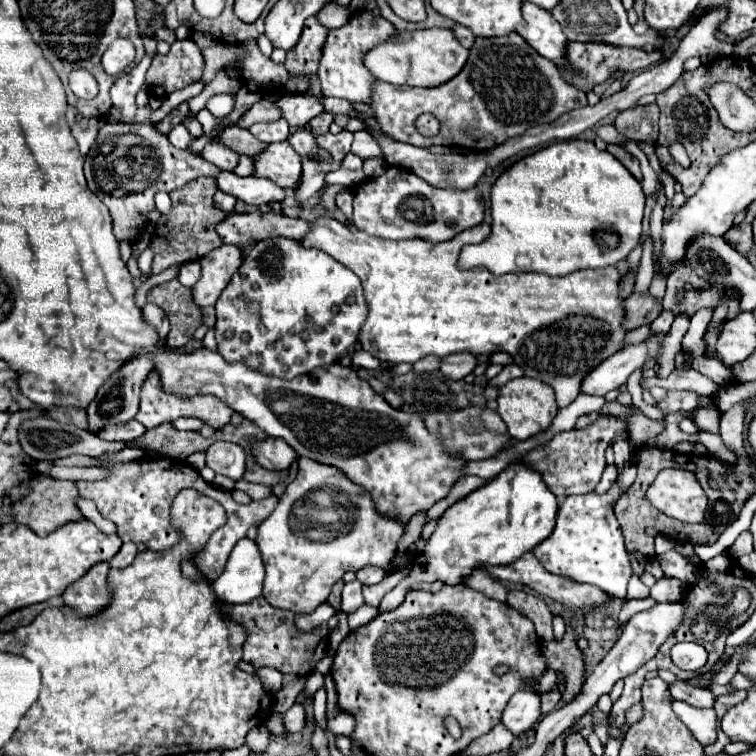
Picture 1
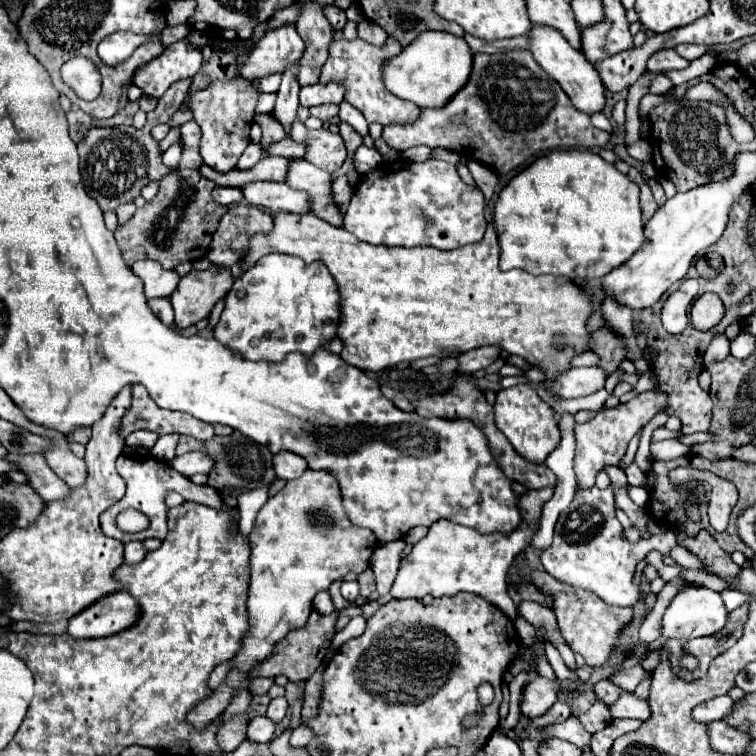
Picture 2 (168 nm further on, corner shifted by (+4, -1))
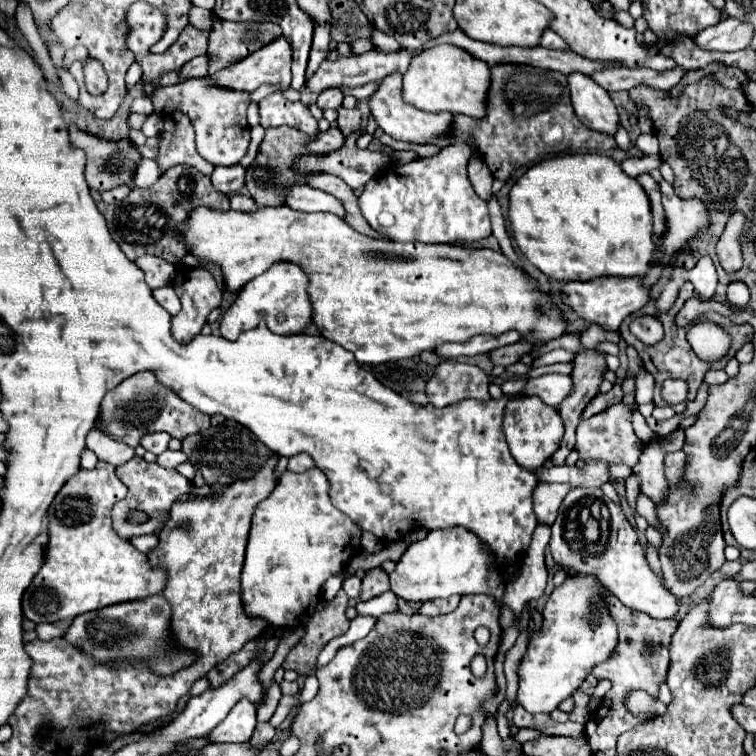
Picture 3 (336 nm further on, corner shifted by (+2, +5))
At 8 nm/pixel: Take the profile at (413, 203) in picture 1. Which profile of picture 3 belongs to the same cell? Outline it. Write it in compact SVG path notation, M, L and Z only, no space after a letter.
M455 143L429 159L389 165L383 175L371 179L359 195L359 209L367 223L391 241L399 243L455 243L481 241L491 235L485 201L475 193L467 177L471 147Z

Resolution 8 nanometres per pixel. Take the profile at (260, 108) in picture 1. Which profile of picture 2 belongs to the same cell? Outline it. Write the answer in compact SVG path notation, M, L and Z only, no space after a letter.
M257 115L255 121L261 125L261 129L265 133L265 145L267 147L269 147L269 143L277 143L277 141L287 137L281 123L273 123L273 119L269 115Z

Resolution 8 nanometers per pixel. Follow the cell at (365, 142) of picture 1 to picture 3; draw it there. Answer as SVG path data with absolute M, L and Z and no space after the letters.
M341 107L337 113L339 113L337 125L339 125L339 129L341 129L341 133L345 137L349 137L351 133L361 129L361 113L359 113L359 109L345 109L345 107Z

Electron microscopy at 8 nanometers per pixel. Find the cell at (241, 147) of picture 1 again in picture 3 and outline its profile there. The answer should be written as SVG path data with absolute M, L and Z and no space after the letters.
M331 127L329 131L319 133L313 141L307 141L307 151L311 151L311 153L329 153L329 151L339 149L343 145L343 141L345 141L345 135L337 127Z

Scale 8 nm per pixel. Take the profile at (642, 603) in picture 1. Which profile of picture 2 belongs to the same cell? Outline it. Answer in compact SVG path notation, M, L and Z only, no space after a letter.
M735 589L723 591L721 597L723 597L723 603L725 603L725 607L727 607L729 611L733 611L733 609L745 605L745 603L751 603L751 601L755 599L753 595L745 595L745 593L739 593L739 591L735 591Z

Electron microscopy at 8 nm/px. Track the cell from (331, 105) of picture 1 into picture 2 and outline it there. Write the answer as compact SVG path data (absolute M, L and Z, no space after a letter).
M345 101L341 103L339 119L345 121L345 123L349 123L349 125L353 125L355 131L357 131L361 137L365 137L365 135L369 133L369 129L367 129L367 121L365 121L365 117L361 115L361 111L357 111L355 107L351 107L351 105L345 103Z

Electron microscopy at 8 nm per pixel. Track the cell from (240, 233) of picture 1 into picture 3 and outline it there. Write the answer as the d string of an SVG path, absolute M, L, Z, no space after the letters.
M233 195L231 197L231 209L233 211L243 211L243 213L253 213L257 211L257 205L251 197L245 197L245 195Z

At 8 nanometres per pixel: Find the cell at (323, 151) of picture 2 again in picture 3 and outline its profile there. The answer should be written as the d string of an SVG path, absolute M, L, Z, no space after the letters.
M273 93L259 101L259 113L261 113L261 125L263 127L279 127L287 125L293 129L299 129L303 133L319 133L317 121L311 115L307 105L291 103L281 93Z

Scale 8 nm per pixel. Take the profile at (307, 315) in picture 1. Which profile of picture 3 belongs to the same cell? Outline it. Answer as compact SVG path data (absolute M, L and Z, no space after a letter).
M277 261L265 273L251 279L237 293L237 299L221 317L221 335L235 341L241 333L251 331L259 325L259 311L265 311L267 327L277 335L303 333L313 323L313 305L307 293L309 275L291 261Z

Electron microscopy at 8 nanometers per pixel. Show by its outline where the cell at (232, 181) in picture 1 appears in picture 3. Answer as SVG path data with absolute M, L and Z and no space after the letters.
M293 185L285 197L285 205L295 211L323 211L343 217L343 205L333 195L309 185Z

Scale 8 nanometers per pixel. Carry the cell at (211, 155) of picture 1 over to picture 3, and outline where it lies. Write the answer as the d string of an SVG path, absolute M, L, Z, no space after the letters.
M189 79L179 85L167 85L157 87L151 95L155 113L171 113L181 111L185 113L197 135L197 151L203 159L207 159L213 165L237 165L243 155L247 153L251 135L249 135L249 123L247 123L247 107L251 105L251 93L227 89L221 85L213 85L209 79Z

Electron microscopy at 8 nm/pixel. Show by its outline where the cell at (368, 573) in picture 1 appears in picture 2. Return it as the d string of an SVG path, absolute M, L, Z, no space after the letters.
M365 569L359 577L357 577L359 585L361 585L361 597L365 599L373 599L375 597L375 575L371 569Z

